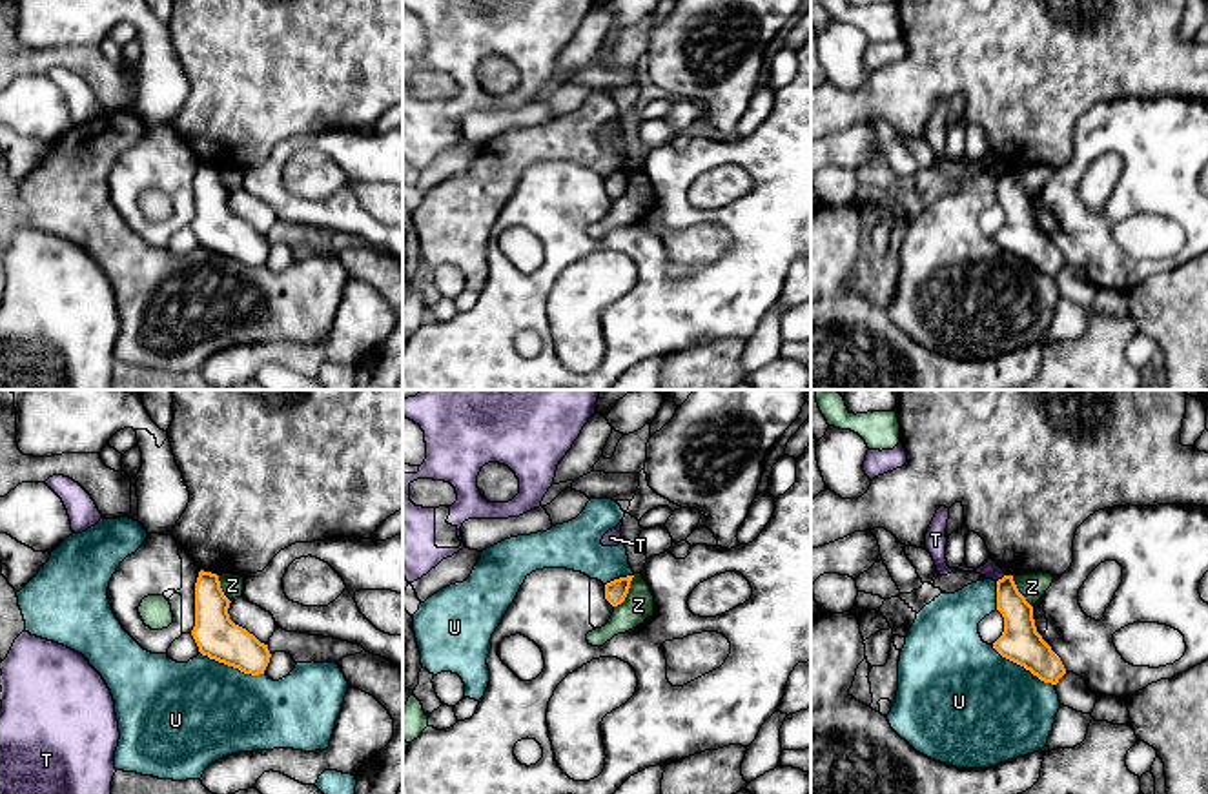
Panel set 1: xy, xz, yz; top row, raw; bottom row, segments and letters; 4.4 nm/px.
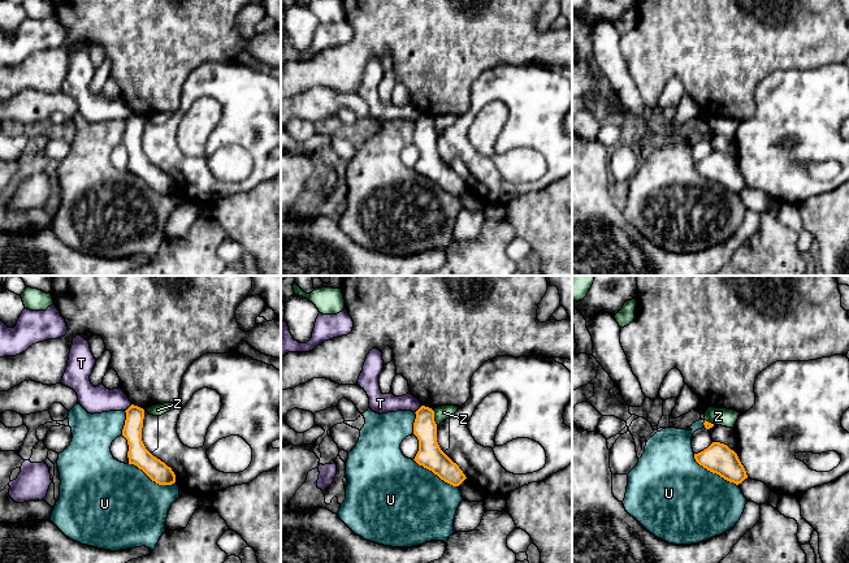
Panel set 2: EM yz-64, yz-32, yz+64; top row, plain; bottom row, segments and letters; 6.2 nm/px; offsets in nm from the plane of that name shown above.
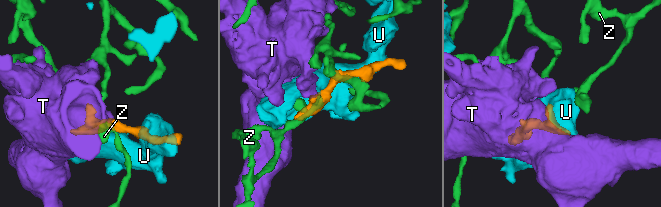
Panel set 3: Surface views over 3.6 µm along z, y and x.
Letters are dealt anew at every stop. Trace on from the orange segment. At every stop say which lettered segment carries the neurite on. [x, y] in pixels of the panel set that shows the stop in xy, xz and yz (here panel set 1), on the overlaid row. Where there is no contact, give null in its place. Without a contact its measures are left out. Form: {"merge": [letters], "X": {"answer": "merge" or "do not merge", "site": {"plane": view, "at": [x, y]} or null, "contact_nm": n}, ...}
{"merge": [], "T": {"answer": "do not merge", "site": {"plane": "yz", "at": [1003, 578]}, "contact_nm": 50}, "U": {"answer": "do not merge", "site": {"plane": "xy", "at": [232, 665]}, "contact_nm": 300}, "Z": {"answer": "do not merge", "site": {"plane": "xz", "at": [627, 592]}, "contact_nm": 170}}

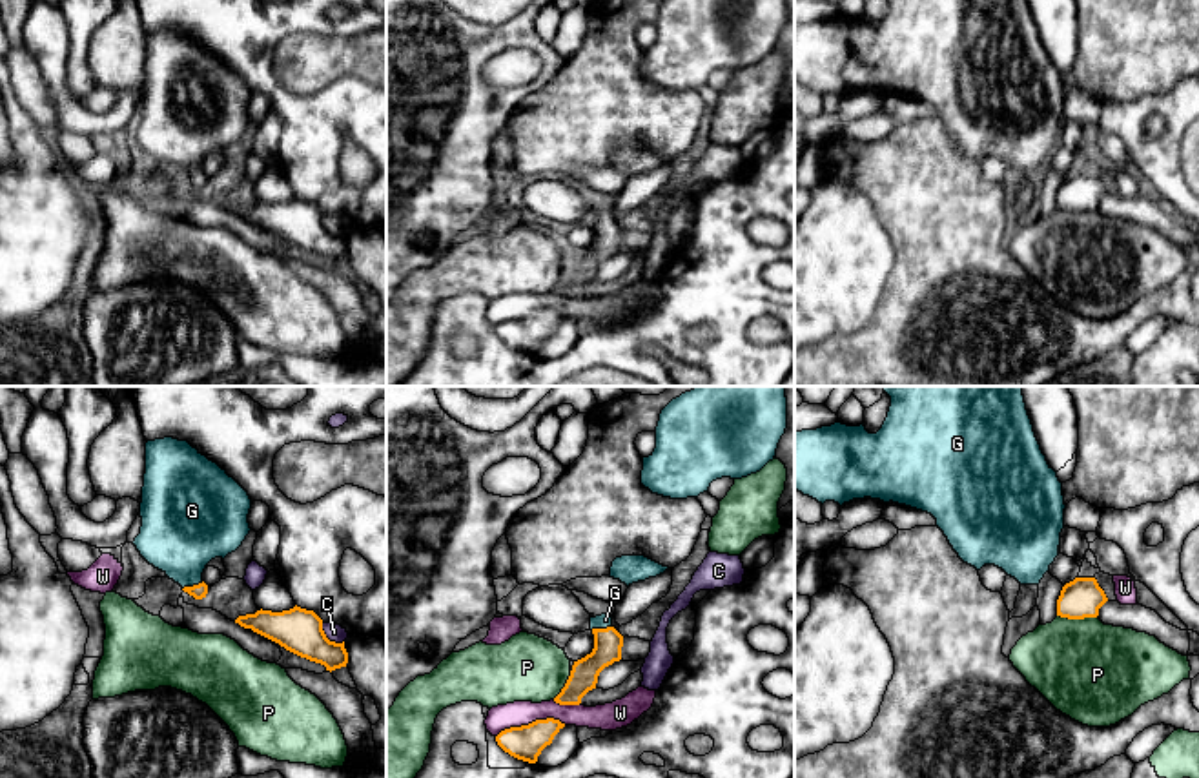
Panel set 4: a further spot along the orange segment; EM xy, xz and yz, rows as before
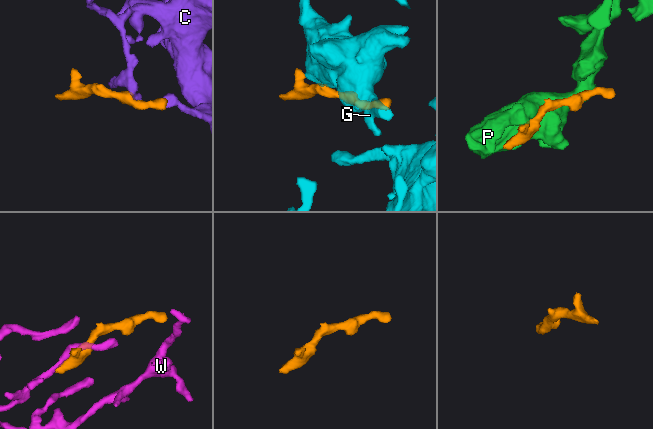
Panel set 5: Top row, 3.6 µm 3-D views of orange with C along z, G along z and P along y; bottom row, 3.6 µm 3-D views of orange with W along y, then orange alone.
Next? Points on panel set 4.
{"merge": ["G"], "C": {"answer": "do not merge", "site": {"plane": "xy", "at": [327, 638]}, "contact_nm": 130}, "G": {"answer": "merge", "site": {"plane": "xy", "at": [192, 587]}, "contact_nm": 100}, "P": {"answer": "do not merge", "site": {"plane": "yz", "at": [1077, 618]}, "contact_nm": 180}, "W": {"answer": "do not merge", "site": {"plane": "xz", "at": [532, 722]}, "contact_nm": 320}}

